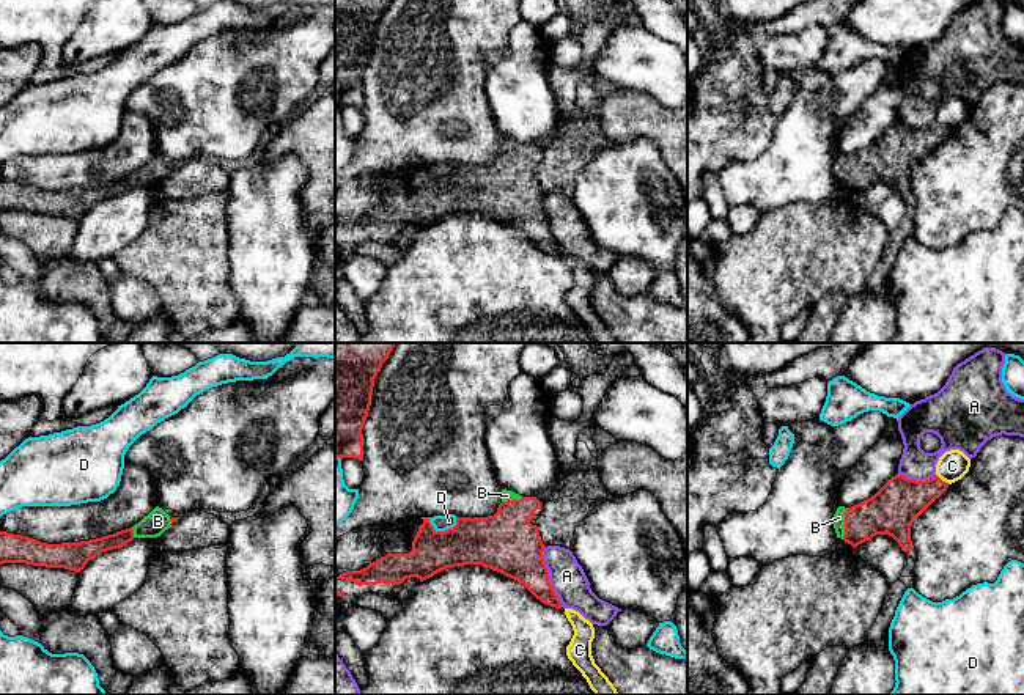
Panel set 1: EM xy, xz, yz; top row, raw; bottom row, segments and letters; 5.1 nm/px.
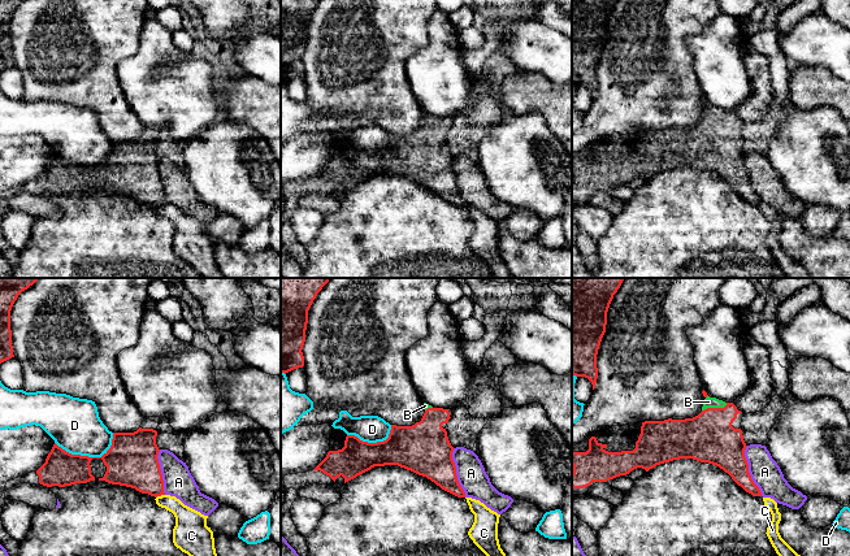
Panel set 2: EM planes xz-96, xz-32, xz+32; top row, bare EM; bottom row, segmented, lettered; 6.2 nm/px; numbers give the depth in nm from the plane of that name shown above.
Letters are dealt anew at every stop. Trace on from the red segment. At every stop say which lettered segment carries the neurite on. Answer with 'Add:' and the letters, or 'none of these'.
Add: B

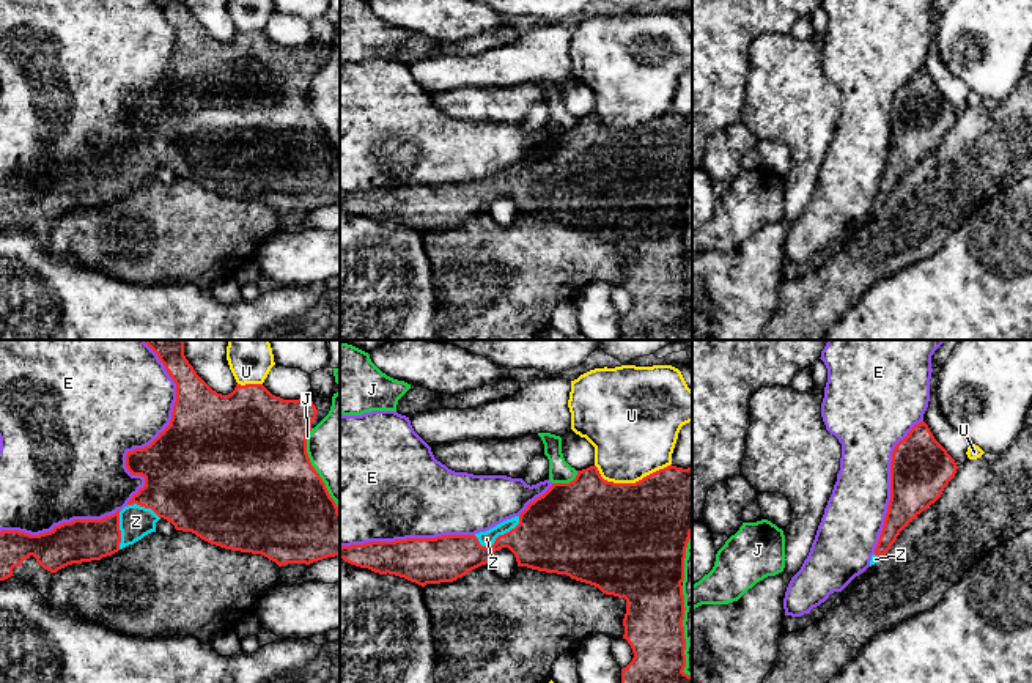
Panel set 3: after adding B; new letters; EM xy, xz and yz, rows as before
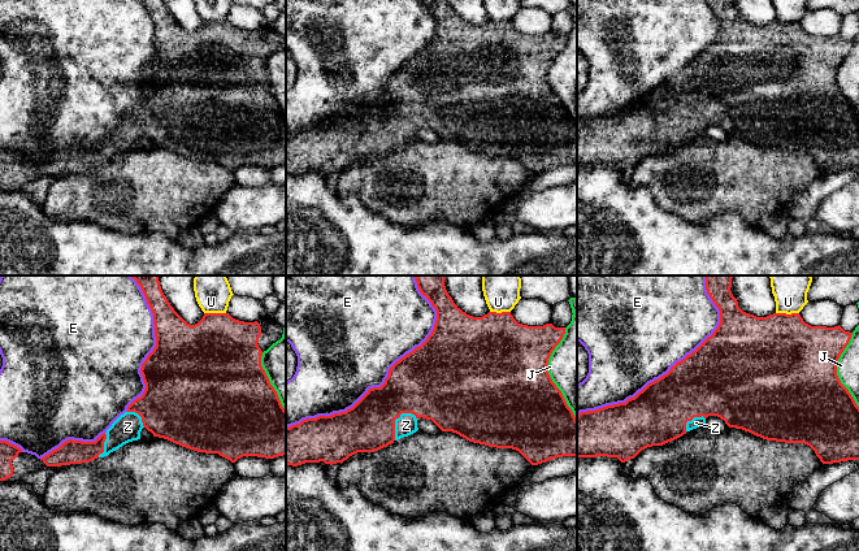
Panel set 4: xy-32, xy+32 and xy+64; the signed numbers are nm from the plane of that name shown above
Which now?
Add: Z

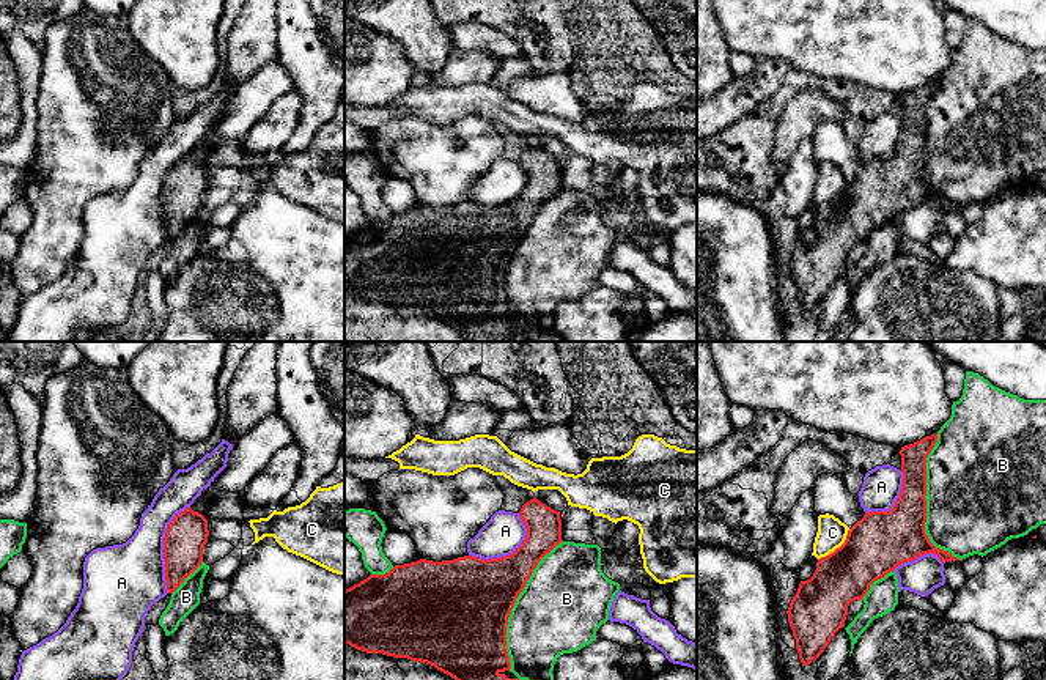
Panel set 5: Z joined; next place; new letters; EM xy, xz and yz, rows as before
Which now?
Add: none of these

